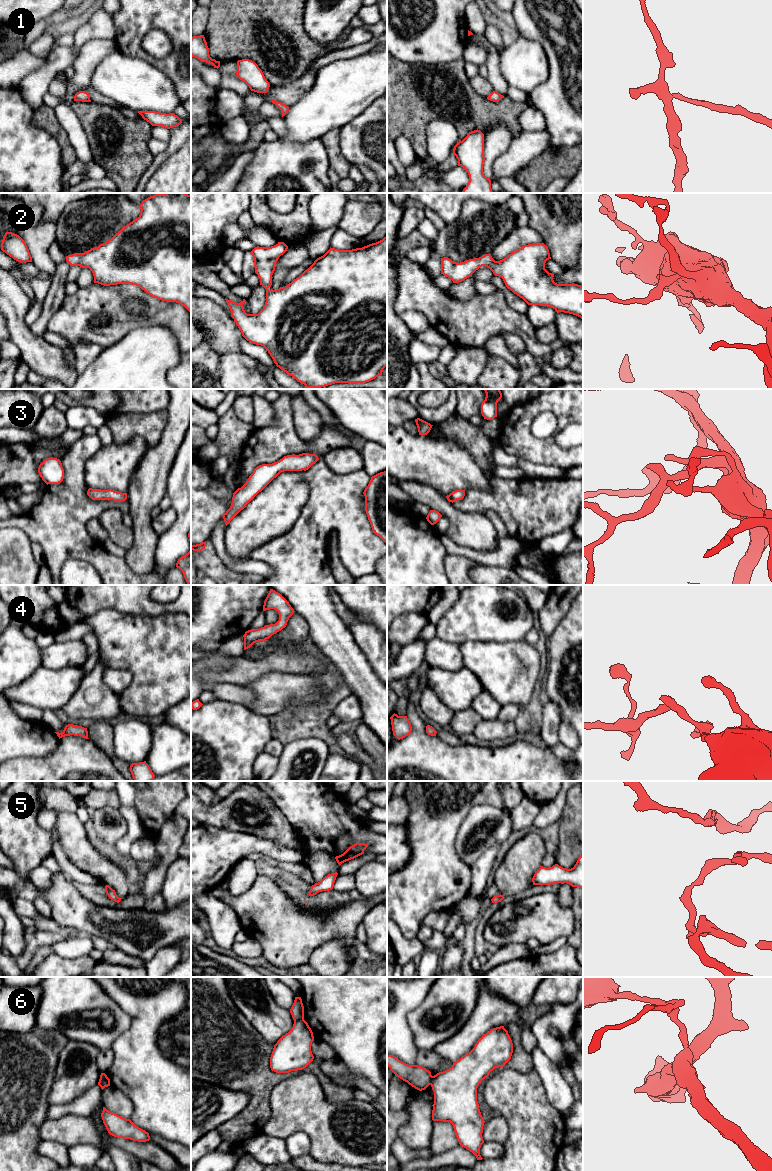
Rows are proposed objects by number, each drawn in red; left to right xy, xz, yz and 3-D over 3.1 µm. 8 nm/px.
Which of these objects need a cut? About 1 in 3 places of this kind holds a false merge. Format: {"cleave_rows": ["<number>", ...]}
{"cleave_rows": ["6"]}

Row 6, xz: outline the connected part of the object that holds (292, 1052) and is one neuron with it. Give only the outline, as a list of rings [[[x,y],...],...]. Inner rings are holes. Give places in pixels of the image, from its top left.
[[[294,1021],[291,1030],[274,1045],[270,1068],[276,1073],[289,1073],[306,1068],[314,1059],[311,1045],[314,1036],[308,1023]]]

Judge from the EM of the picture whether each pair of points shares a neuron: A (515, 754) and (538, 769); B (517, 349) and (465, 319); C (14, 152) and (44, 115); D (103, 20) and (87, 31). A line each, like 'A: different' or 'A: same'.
A: same
B: different
C: different
D: same

